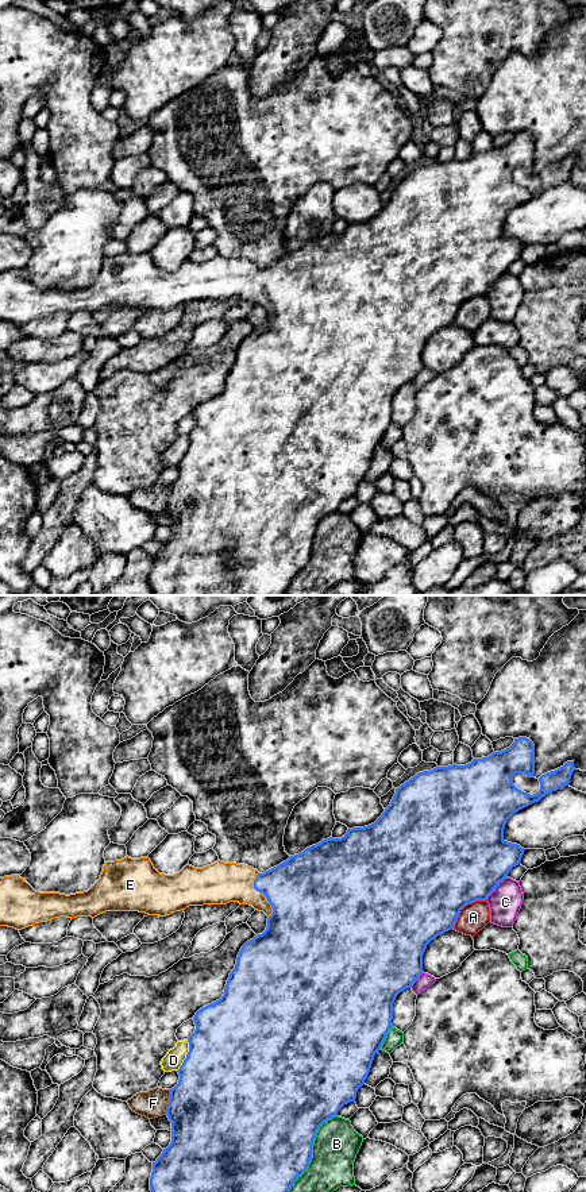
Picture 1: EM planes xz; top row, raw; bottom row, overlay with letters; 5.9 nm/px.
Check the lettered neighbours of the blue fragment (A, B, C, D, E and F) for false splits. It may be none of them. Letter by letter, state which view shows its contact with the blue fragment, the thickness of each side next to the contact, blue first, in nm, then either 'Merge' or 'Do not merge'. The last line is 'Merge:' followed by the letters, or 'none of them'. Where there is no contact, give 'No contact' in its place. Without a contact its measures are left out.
A: Touches blue in xz. Thickness 500 nm (blue) against 170 nm. Do not merge
B: Touches blue in xz. Thickness 500 nm (blue) against 280 nm. Do not merge
C: Touches blue in xz. Thickness 500 nm (blue) against 190 nm. Do not merge
D: Touches blue in xz. Thickness 500 nm (blue) against 110 nm. Do not merge
E: Touches blue in xz. Thickness 420 nm (blue) against 240 nm. Merge
F: Touches blue in xz. Thickness 480 nm (blue) against 160 nm. Do not merge
Merge: E

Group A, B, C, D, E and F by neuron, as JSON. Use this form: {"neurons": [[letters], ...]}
{"neurons": [["A"], ["B"], ["C"], ["D"], ["E"], ["F"]]}

